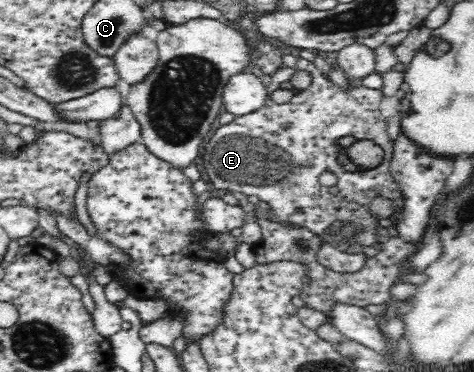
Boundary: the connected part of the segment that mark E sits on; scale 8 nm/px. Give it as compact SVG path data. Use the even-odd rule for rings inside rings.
M300 57L296 61L295 67L285 67L274 71L270 75L271 81L267 85L268 97L256 111L245 113L241 116L234 116L234 119L226 125L218 127L210 141L202 149L202 173L208 175L209 186L220 191L233 193L244 193L244 195L256 195L259 201L269 203L276 215L280 215L280 222L288 225L298 225L322 235L327 227L335 221L349 222L354 219L368 219L364 215L364 210L358 213L358 209L366 209L372 203L374 197L382 195L386 199L396 199L401 197L400 186L394 181L390 173L390 162L393 157L394 145L392 137L388 135L387 121L382 116L380 103L384 99L382 89L368 89L360 83L351 83L351 90L344 92L340 90L328 77L316 68L313 62ZM304 70L313 76L313 84L299 94L294 94L287 103L276 103L272 100L271 93L283 86L288 86L290 77L295 71ZM344 136L354 136L357 140L374 141L383 147L385 157L383 163L376 167L375 171L348 173L335 162L337 153L338 139ZM323 171L332 171L337 175L337 185L325 187L318 184L318 177ZM302 207L303 212L295 214L294 208Z

